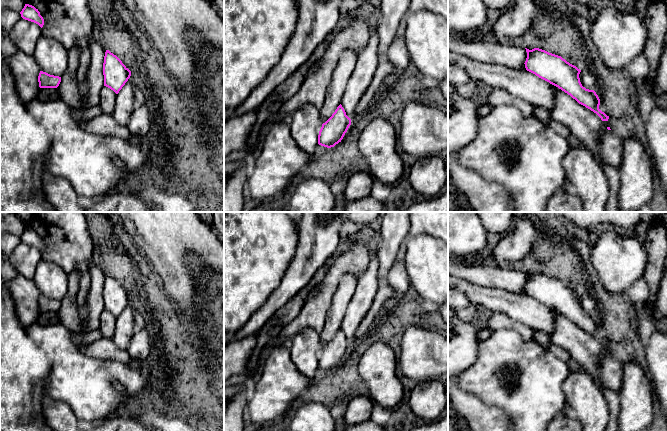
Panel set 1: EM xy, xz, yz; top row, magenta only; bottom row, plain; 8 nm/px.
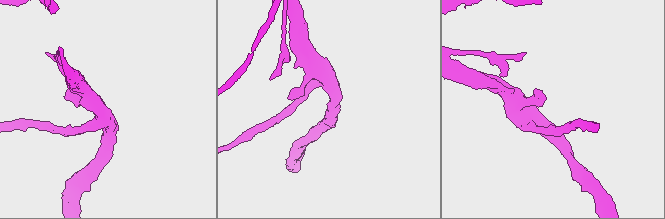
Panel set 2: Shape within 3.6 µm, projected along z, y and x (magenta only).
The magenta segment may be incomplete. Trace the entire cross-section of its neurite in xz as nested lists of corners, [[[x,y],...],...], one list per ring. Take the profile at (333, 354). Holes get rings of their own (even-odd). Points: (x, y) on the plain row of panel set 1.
[[[372,252],[366,272],[358,278],[355,292],[346,310],[341,328],[332,340],[322,348],[318,368],[327,372],[341,366],[354,338],[354,333],[372,306],[378,290],[379,261]]]

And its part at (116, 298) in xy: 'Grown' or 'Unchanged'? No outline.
Grown

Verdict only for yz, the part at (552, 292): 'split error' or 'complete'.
split error

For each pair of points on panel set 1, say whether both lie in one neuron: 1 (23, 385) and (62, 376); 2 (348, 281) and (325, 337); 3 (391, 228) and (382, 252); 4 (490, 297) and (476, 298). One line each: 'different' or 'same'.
1: different
2: same
3: same
4: same

